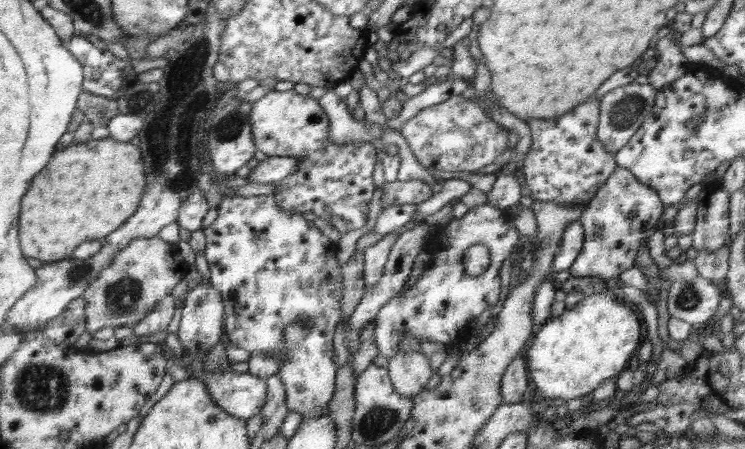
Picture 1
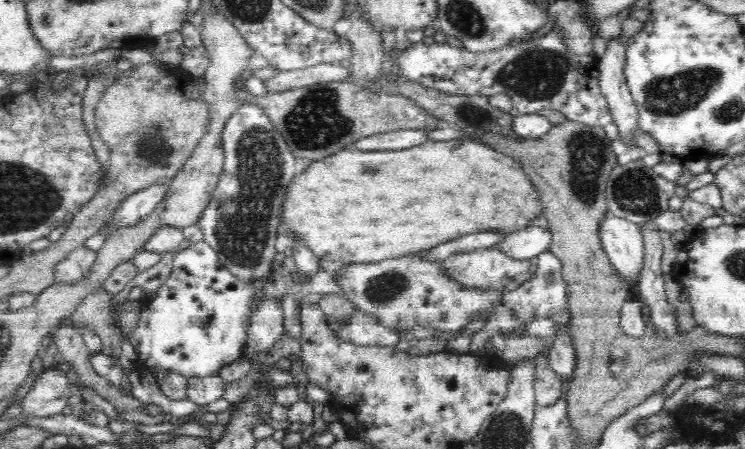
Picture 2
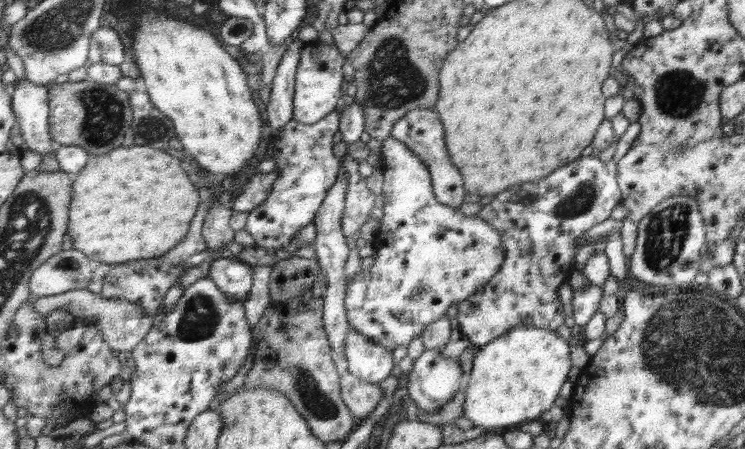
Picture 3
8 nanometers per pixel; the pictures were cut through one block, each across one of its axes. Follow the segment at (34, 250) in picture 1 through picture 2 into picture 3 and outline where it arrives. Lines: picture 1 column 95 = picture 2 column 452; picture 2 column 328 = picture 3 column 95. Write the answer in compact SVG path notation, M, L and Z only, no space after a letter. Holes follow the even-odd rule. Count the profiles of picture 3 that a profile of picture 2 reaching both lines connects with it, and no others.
M123 144L118 150L110 150L110 154L90 157L87 165L73 177L75 191L69 235L73 239L74 248L98 264L141 262L140 258L154 258L166 254L186 236L190 220L200 204L198 190L192 186L192 182L180 168L180 162L160 150L152 150L150 146Z

